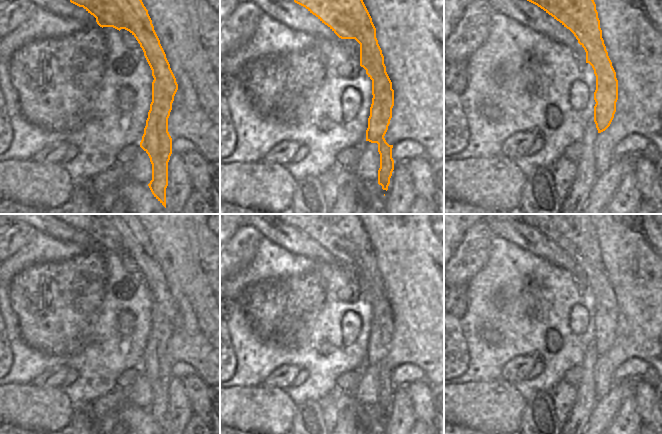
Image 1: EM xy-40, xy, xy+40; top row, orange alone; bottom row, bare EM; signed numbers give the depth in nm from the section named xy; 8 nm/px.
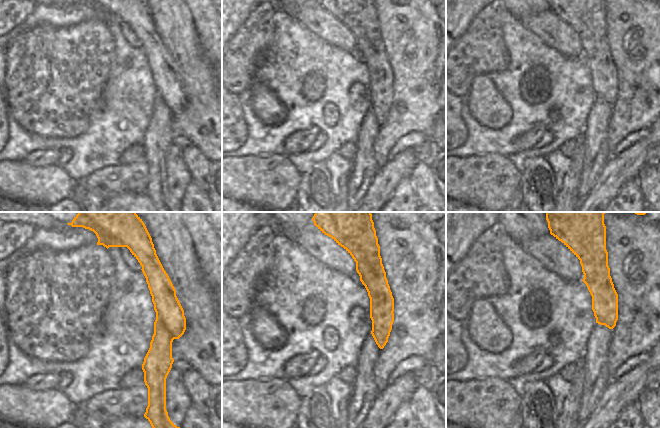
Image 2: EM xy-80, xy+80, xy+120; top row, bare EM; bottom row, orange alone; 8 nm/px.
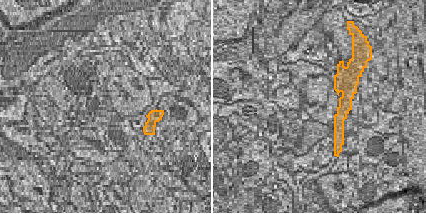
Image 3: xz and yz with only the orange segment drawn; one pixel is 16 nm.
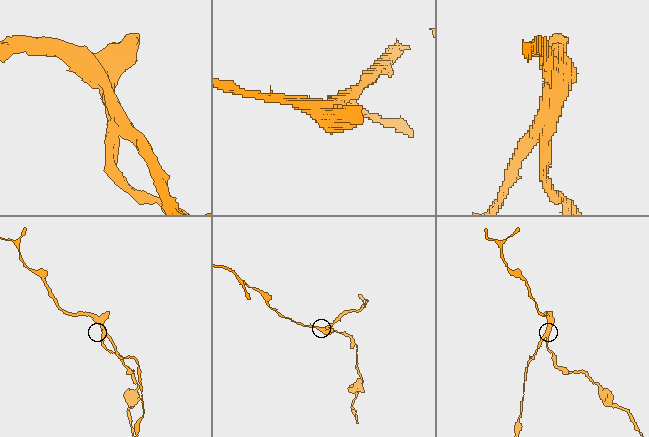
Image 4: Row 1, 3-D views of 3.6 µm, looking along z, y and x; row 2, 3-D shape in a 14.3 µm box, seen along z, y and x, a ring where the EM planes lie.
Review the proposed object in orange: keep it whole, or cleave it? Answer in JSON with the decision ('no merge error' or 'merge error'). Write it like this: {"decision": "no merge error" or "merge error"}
{"decision": "merge error"}

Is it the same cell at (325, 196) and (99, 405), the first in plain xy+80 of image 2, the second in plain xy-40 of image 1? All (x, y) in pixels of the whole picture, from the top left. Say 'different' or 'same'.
different

